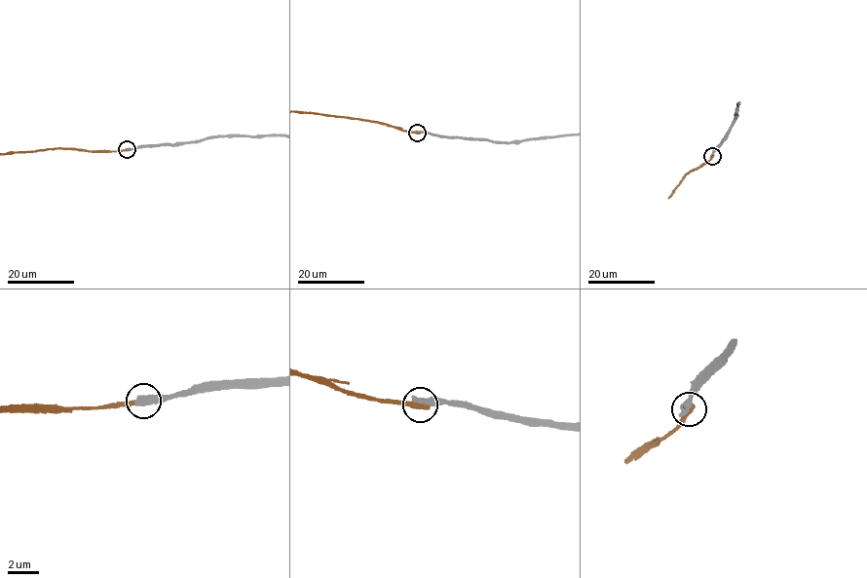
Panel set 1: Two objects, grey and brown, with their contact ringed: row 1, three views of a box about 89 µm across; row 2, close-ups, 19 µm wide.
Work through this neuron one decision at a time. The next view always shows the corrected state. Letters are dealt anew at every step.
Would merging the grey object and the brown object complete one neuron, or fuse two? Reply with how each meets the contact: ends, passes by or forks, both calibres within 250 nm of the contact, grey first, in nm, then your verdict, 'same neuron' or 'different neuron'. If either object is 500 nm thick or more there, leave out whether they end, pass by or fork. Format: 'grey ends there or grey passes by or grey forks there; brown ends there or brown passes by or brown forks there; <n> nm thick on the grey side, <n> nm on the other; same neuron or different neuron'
550 nm thick on the grey side, 420 nm on the other; different neuron

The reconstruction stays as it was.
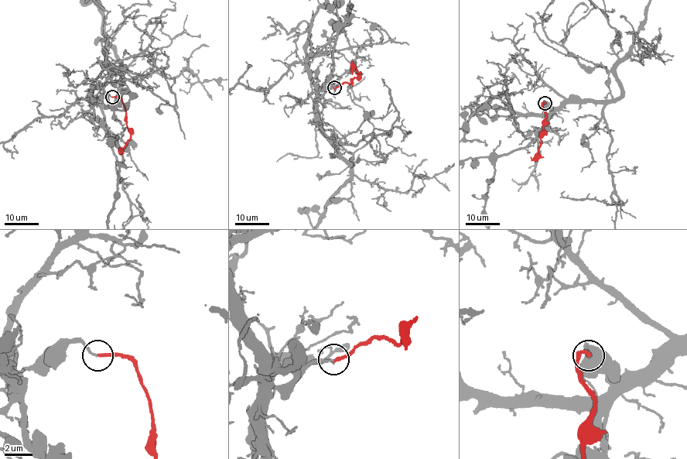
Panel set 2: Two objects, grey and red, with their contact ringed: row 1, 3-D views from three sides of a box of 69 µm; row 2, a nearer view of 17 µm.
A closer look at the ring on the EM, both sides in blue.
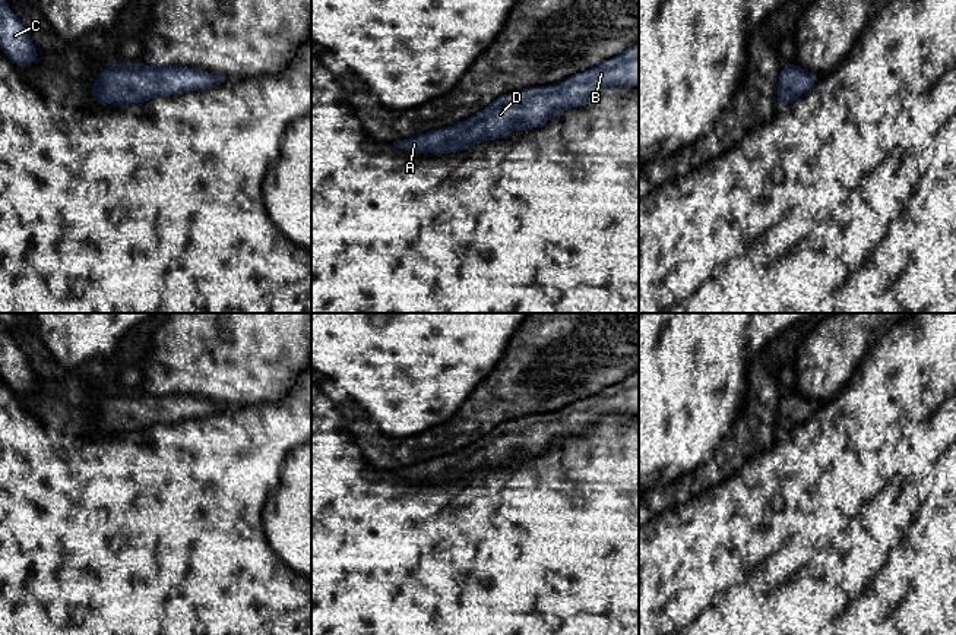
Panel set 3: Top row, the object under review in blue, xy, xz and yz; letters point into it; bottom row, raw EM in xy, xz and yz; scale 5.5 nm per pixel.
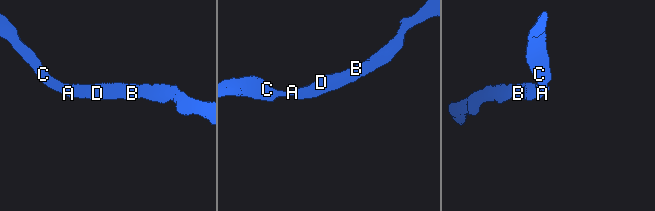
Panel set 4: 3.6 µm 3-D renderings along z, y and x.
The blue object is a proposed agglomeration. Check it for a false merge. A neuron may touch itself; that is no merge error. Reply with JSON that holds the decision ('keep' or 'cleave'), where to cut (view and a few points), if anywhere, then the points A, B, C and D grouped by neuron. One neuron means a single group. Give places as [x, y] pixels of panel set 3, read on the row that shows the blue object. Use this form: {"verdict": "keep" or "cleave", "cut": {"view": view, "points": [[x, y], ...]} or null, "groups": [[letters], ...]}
{"verdict": "keep", "cut": null, "groups": [["A", "B", "C", "D"]]}

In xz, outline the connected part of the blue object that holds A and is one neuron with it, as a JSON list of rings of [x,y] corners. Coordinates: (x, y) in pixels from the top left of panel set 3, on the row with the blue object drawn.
[[[639,42],[620,56],[560,83],[498,97],[462,123],[418,133],[393,145],[415,155],[462,152],[482,140],[501,139],[513,133],[516,127],[541,127],[561,111],[588,104],[607,86],[639,86]]]

